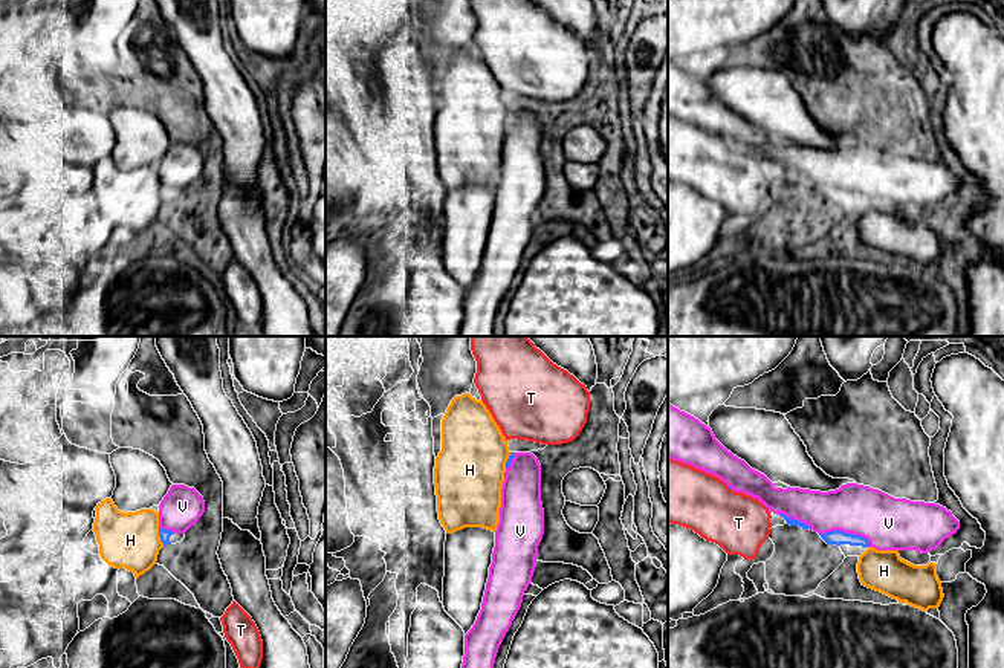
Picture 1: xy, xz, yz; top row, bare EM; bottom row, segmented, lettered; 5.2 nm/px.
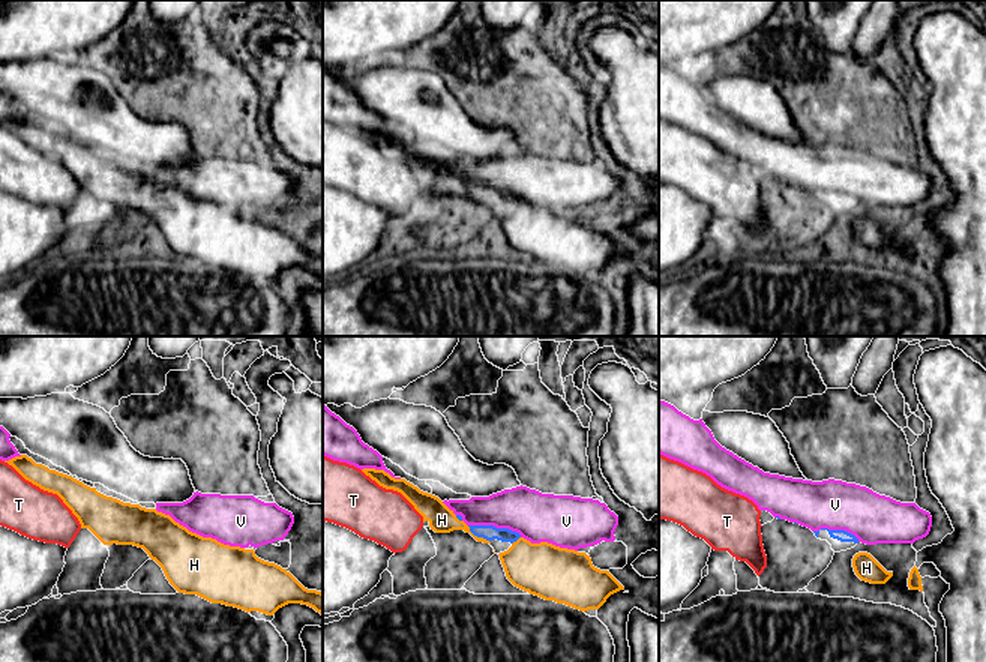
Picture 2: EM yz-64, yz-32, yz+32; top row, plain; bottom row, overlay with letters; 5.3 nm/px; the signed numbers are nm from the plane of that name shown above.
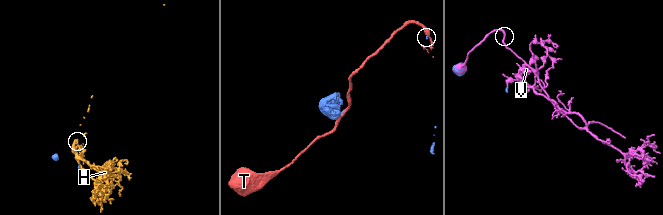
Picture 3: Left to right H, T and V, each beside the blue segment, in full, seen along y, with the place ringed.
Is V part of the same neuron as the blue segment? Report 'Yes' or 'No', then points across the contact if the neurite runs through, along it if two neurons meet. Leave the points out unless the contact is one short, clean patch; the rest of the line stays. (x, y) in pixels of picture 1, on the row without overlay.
Yes

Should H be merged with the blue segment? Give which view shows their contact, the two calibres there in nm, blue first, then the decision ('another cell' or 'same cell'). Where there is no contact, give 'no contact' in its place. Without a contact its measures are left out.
meets blue in xy; 50 nm thick on the blue side, 300 nm on the other; another cell

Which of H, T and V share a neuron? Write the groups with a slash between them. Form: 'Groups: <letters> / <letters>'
Groups: H / T / V

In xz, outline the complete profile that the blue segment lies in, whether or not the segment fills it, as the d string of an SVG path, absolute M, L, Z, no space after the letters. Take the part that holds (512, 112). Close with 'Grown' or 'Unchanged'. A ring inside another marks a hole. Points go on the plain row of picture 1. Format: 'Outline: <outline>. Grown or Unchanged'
Outline: M510 110L489 235L477 278L465 292L460 336L494 336L498 306L532 240L542 193L541 122L532 110Z. Grown

